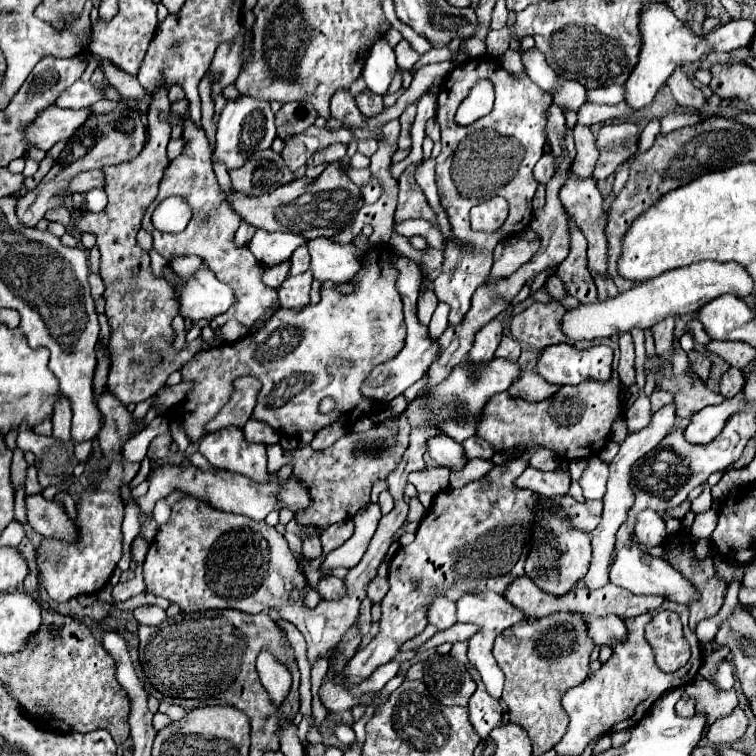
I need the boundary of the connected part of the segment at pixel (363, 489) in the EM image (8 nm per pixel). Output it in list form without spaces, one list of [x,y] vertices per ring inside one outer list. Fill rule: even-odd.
[[[405,412],[395,418],[397,434],[393,434],[385,424],[375,424],[367,432],[349,432],[341,436],[333,446],[315,452],[311,446],[299,446],[297,450],[285,450],[279,444],[267,446],[269,472],[279,470],[285,464],[293,464],[293,472],[299,472],[307,484],[311,484],[311,496],[315,496],[315,508],[311,512],[301,512],[295,520],[303,526],[327,526],[341,520],[353,518],[361,508],[365,508],[371,492],[371,484],[389,476],[389,472],[399,464],[405,444],[409,444],[411,426]]]

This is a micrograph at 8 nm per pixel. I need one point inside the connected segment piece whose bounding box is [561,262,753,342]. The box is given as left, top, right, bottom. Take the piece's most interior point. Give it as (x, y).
(685, 290)

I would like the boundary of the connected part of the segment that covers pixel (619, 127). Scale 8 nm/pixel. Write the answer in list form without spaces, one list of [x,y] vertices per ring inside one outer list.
[[[621,122],[621,124],[607,124],[597,134],[597,144],[601,150],[599,164],[595,166],[595,180],[605,180],[609,174],[617,170],[623,162],[627,162],[635,152],[639,144],[639,126],[633,122]]]

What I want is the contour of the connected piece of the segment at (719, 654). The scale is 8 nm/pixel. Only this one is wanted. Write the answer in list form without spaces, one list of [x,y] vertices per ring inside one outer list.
[[[726,646],[712,652],[708,657],[704,659],[704,662],[699,669],[699,674],[706,680],[715,684],[714,672],[721,660],[725,659],[729,654],[730,650]]]

